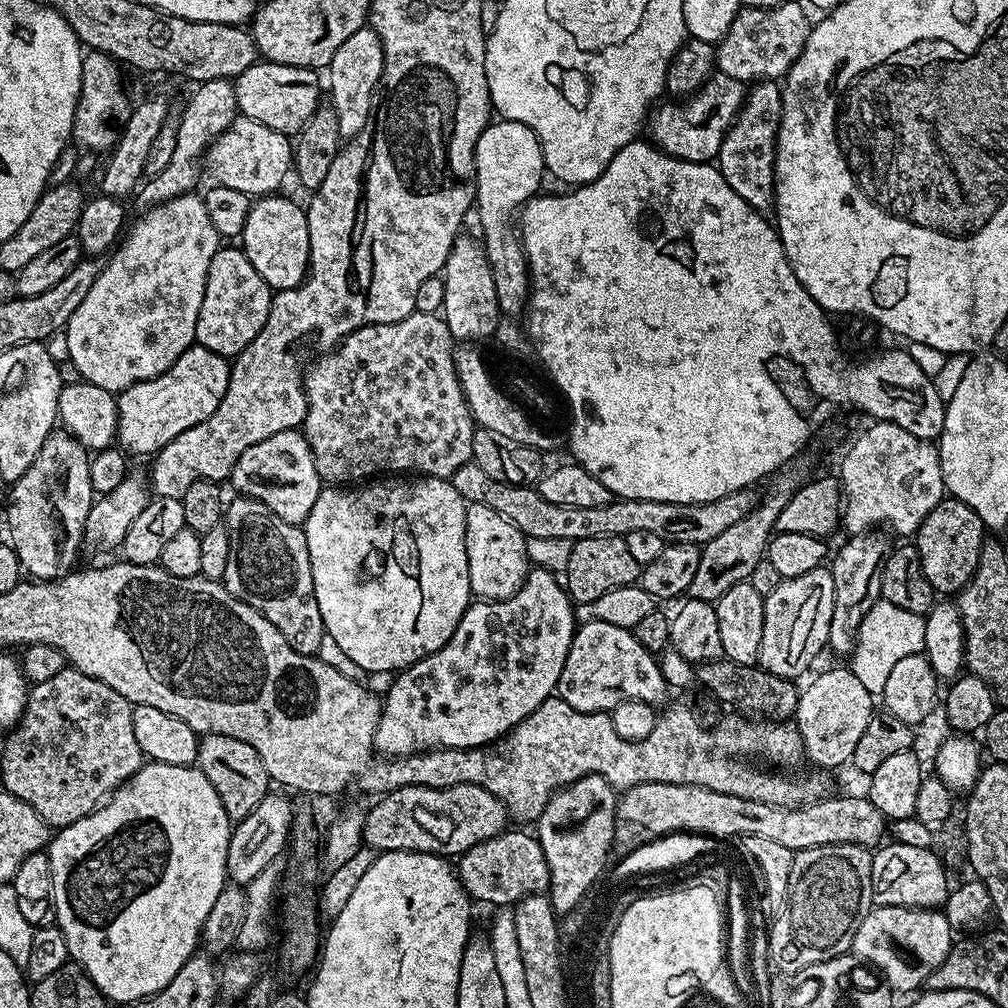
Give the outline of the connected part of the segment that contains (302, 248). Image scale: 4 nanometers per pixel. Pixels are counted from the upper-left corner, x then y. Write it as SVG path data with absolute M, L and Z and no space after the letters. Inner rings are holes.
M284 194L259 197L251 205L249 216L242 226L242 247L246 258L250 258L254 270L258 270L258 274L273 290L301 284L310 262L310 234L305 209L280 195Z

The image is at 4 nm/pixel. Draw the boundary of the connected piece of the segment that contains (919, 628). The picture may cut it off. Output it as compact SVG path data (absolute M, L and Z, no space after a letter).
M880 598L873 604L859 626L859 640L850 656L852 662L848 664L869 694L884 689L886 679L898 661L925 649L925 624L925 617L921 613L902 610L886 599Z

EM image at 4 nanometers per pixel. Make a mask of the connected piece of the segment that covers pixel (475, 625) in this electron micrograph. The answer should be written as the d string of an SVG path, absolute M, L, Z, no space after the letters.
M528 575L522 587L510 598L477 599L469 603L446 646L434 654L423 656L393 679L397 680L382 696L382 715L375 734L375 751L381 757L403 758L438 748L491 745L491 740L499 741L557 691L578 619L572 613L574 601L565 585L561 581L559 584L556 578L543 580L535 576Z

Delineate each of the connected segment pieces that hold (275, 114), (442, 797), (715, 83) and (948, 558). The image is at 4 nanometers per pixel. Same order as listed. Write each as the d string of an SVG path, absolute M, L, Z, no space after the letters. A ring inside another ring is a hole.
M257 62L250 67L248 67L243 74L235 77L234 83L236 86L236 107L238 109L239 115L245 116L246 118L250 118L254 122L262 122L262 126L270 126L270 130L278 130L283 136L287 136L289 138L295 137L304 127L306 126L306 122L311 116L314 114L314 110L318 107L322 102L322 96L320 96L320 84L322 88L322 80L320 80L315 71L310 68L299 68L298 66L286 66L285 64L273 64L271 62Z
M455 784L449 788L422 786L402 786L393 792L385 792L372 809L367 809L364 817L364 844L373 852L430 852L435 856L459 858L470 846L486 842L500 835L509 827L508 808L490 790L477 784Z
M717 71L709 76L703 88L696 95L687 97L686 102L661 103L651 113L650 128L652 124L653 136L651 139L656 147L662 149L666 155L679 160L695 164L707 164L715 161L719 157L724 135L728 133L732 121L740 113L745 99L745 81L730 78Z
M945 498L938 506L934 506L934 510L930 510L930 514L926 514L926 518L920 523L920 528L914 533L914 545L920 555L922 574L926 574L933 590L937 593L958 594L968 585L968 581L976 572L976 565L980 563L982 555L980 547L984 544L984 534L986 534L986 527L979 520L978 514L970 506L956 499Z

